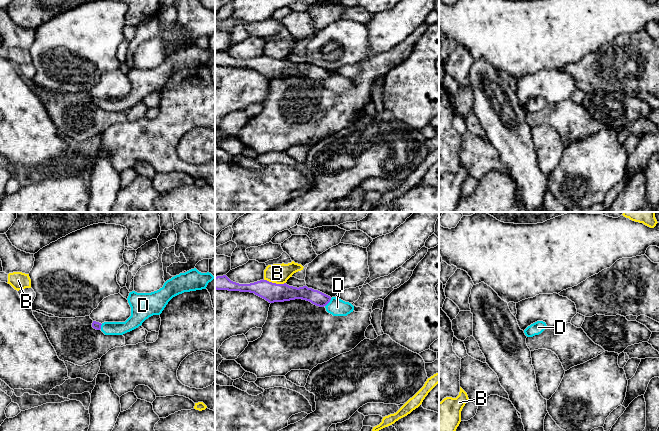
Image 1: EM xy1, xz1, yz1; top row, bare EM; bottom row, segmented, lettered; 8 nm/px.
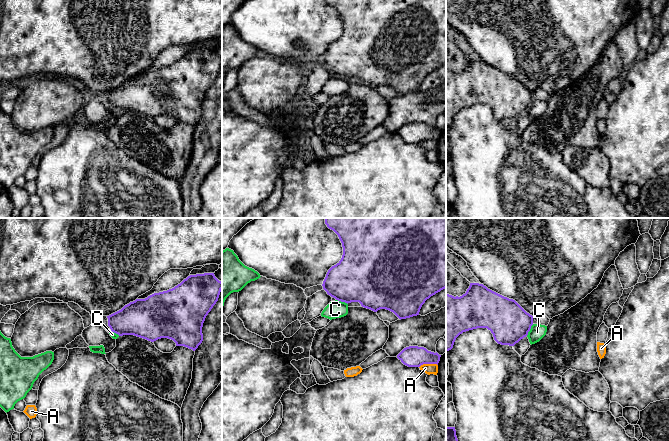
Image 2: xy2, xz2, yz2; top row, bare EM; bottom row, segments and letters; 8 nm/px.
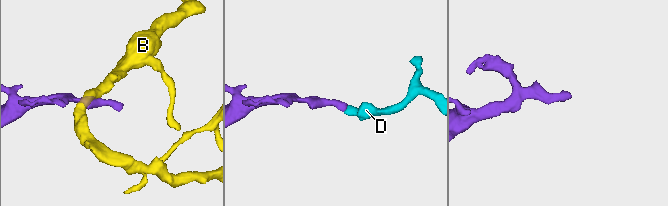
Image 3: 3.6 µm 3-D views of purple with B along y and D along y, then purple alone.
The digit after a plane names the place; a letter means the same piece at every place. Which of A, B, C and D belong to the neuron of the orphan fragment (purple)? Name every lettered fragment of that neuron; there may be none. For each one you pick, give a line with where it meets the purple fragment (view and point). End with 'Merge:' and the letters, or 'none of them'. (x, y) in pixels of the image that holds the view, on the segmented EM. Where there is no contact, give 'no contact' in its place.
D: xz1 (329, 301)
Merge: D

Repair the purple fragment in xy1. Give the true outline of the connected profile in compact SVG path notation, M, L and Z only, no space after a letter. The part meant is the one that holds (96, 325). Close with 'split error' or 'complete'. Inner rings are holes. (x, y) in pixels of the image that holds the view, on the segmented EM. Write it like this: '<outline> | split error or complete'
M194 268L167 280L163 287L157 291L151 293L137 293L132 291L129 293L127 298L131 307L131 316L125 322L104 322L101 324L99 322L93 321L92 327L96 330L101 330L105 335L123 335L141 326L142 323L149 317L153 315L160 315L173 297L184 292L206 289L208 283L211 282L214 278L215 277L211 273L201 273L196 268Z | split error

